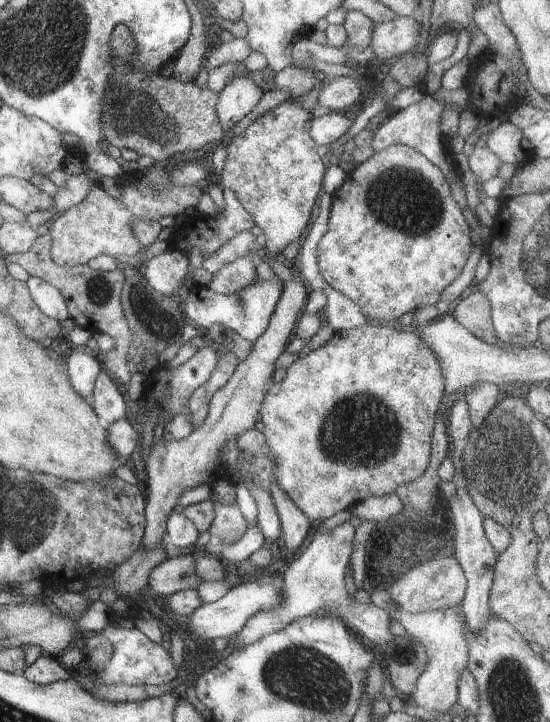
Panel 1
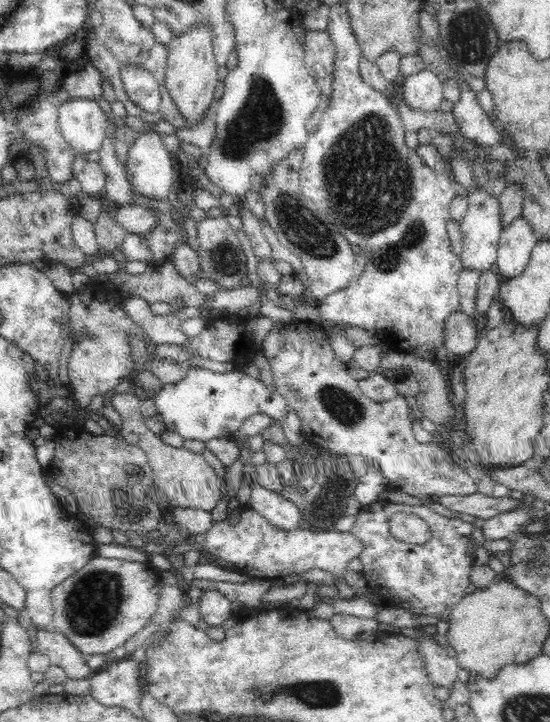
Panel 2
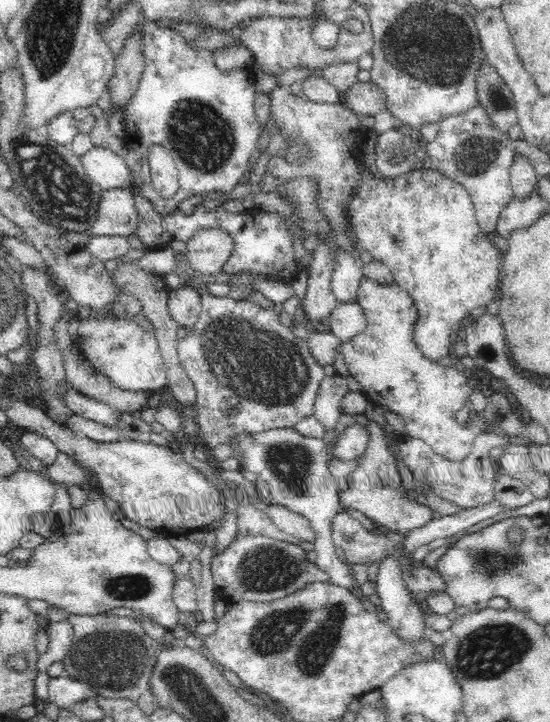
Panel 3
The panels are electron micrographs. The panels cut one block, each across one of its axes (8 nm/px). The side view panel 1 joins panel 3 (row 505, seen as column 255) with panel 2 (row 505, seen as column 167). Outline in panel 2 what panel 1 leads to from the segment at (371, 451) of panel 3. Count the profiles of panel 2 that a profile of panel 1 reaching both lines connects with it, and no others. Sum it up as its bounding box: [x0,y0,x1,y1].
[436,491,522,519]

